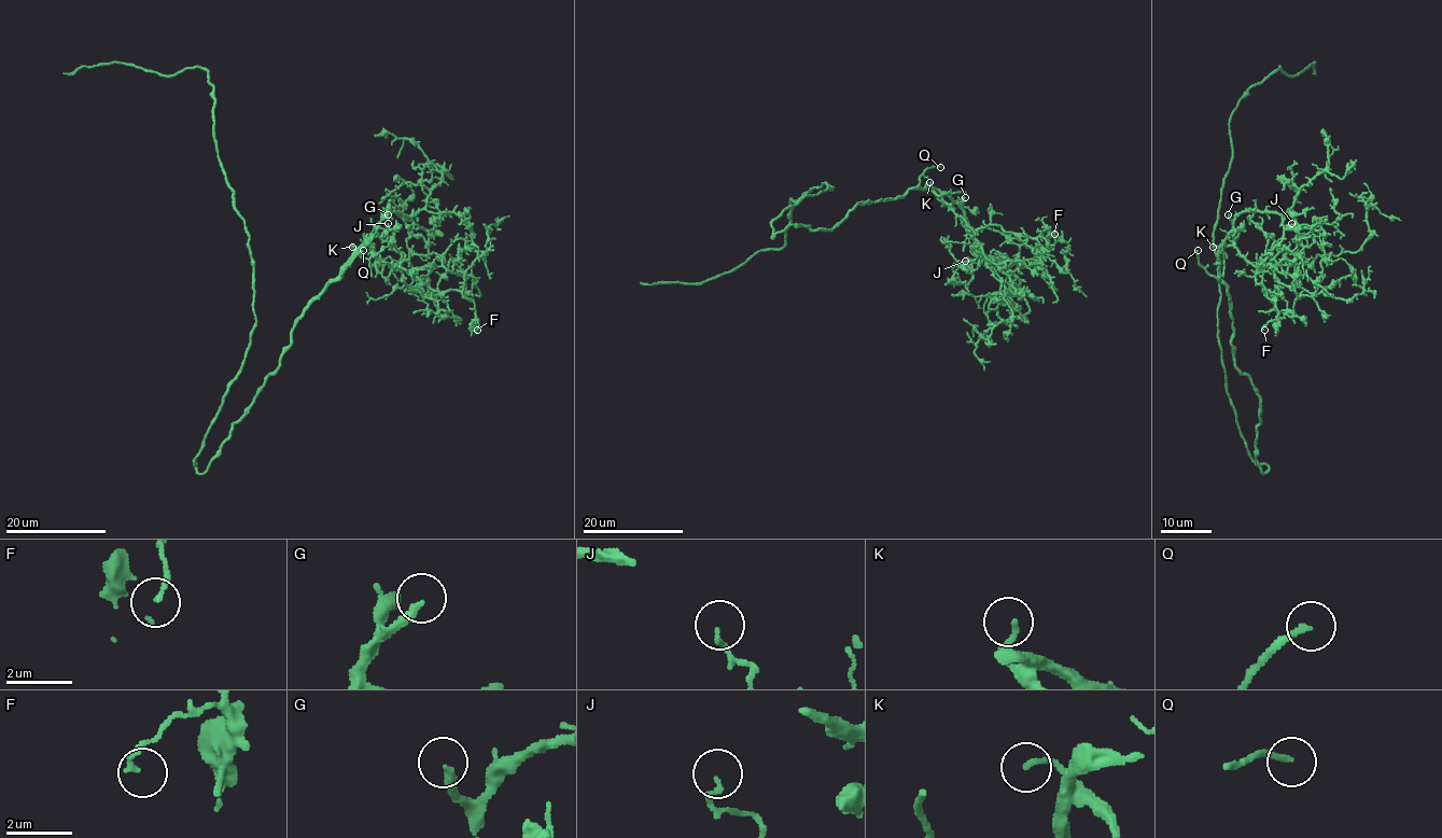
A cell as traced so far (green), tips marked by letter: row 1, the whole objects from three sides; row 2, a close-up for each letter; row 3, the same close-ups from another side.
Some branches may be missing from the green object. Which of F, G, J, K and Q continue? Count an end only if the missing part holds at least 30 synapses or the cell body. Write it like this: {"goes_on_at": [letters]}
{"goes_on_at": ["G", "Q"]}

